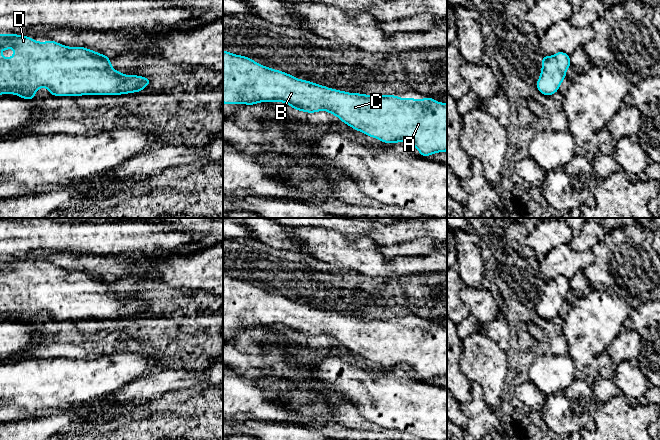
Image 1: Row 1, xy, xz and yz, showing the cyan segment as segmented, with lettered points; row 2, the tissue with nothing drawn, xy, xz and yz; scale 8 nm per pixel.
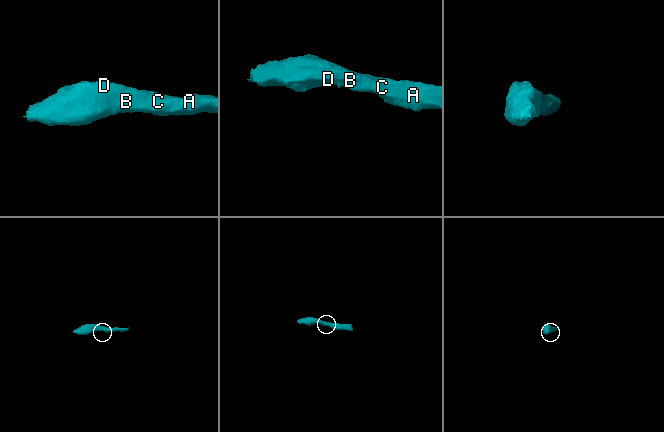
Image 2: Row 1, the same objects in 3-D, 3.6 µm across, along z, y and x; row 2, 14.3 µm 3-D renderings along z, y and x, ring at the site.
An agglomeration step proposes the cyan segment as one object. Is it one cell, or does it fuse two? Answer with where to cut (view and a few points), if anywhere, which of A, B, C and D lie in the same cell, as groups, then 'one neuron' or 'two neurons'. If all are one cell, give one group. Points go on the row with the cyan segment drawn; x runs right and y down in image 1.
no cut | A B C D | one neuron

